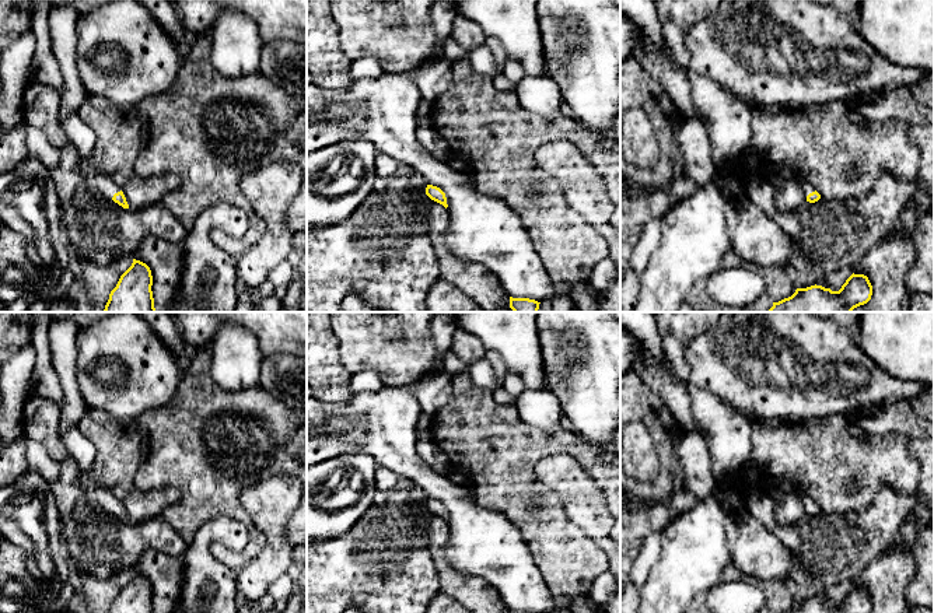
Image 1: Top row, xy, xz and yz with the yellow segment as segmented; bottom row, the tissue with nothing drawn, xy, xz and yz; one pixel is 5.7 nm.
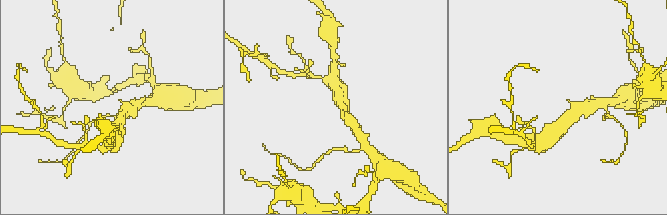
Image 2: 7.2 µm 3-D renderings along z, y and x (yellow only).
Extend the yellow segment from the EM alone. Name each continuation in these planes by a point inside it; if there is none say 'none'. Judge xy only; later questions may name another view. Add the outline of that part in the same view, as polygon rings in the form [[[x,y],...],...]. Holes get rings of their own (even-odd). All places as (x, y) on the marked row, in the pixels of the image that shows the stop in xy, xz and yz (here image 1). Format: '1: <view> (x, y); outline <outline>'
1: xy (101, 182); outline [[[95,174],[92,179],[92,190],[112,199],[122,188],[115,185],[105,174]]]

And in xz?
none

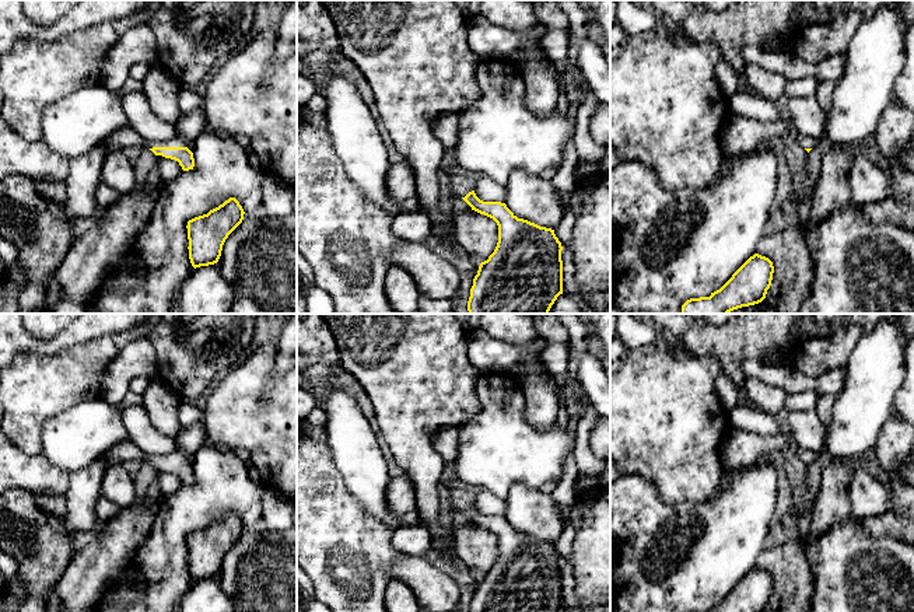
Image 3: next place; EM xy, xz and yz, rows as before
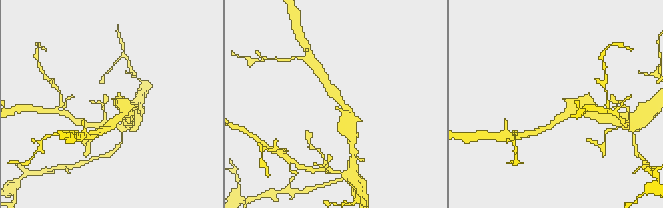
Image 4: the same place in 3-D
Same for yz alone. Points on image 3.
1: yz (805, 142); outline [[[798,134],[798,144],[802,148],[816,148],[819,146],[819,140],[806,134]]]

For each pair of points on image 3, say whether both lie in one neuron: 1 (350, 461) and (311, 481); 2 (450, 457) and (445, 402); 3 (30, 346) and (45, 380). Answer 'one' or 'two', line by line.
1: two
2: two
3: two

